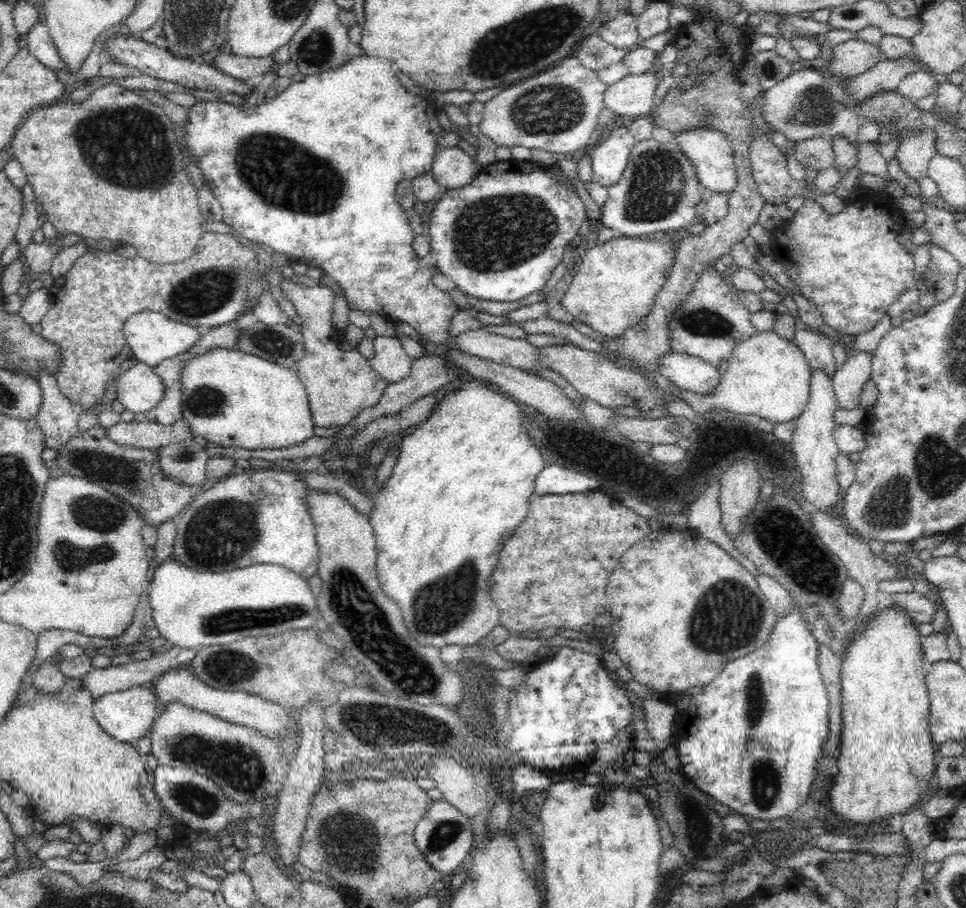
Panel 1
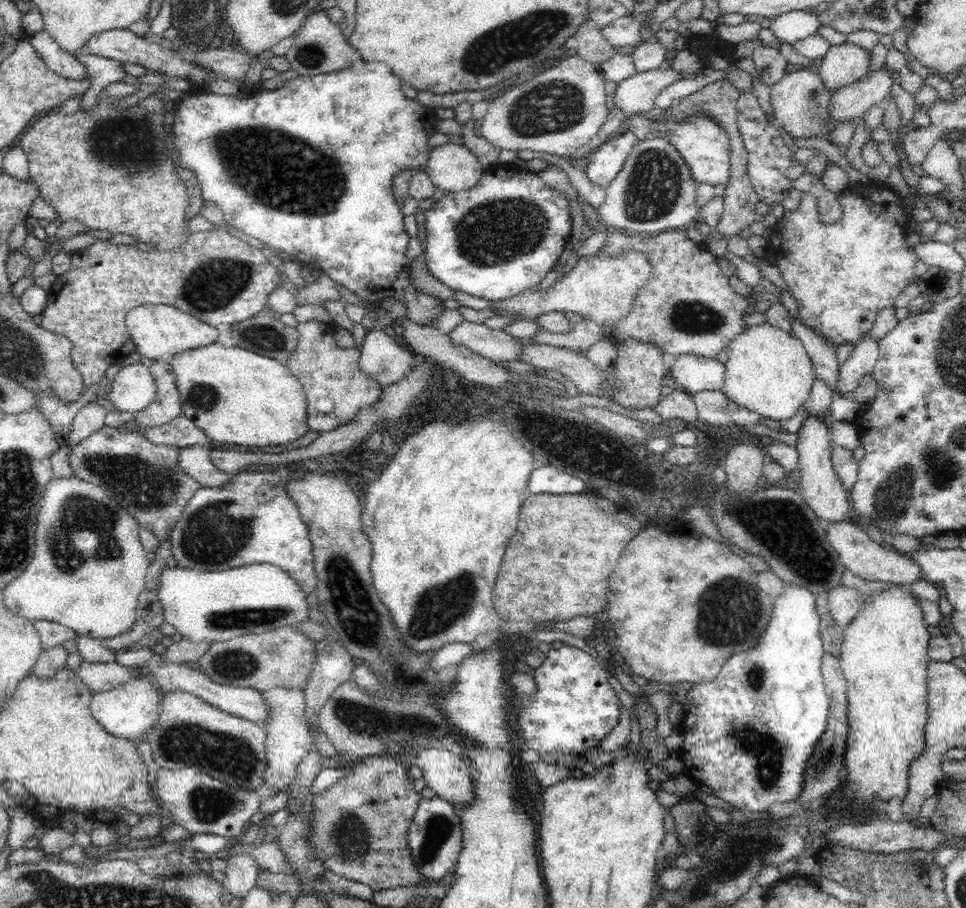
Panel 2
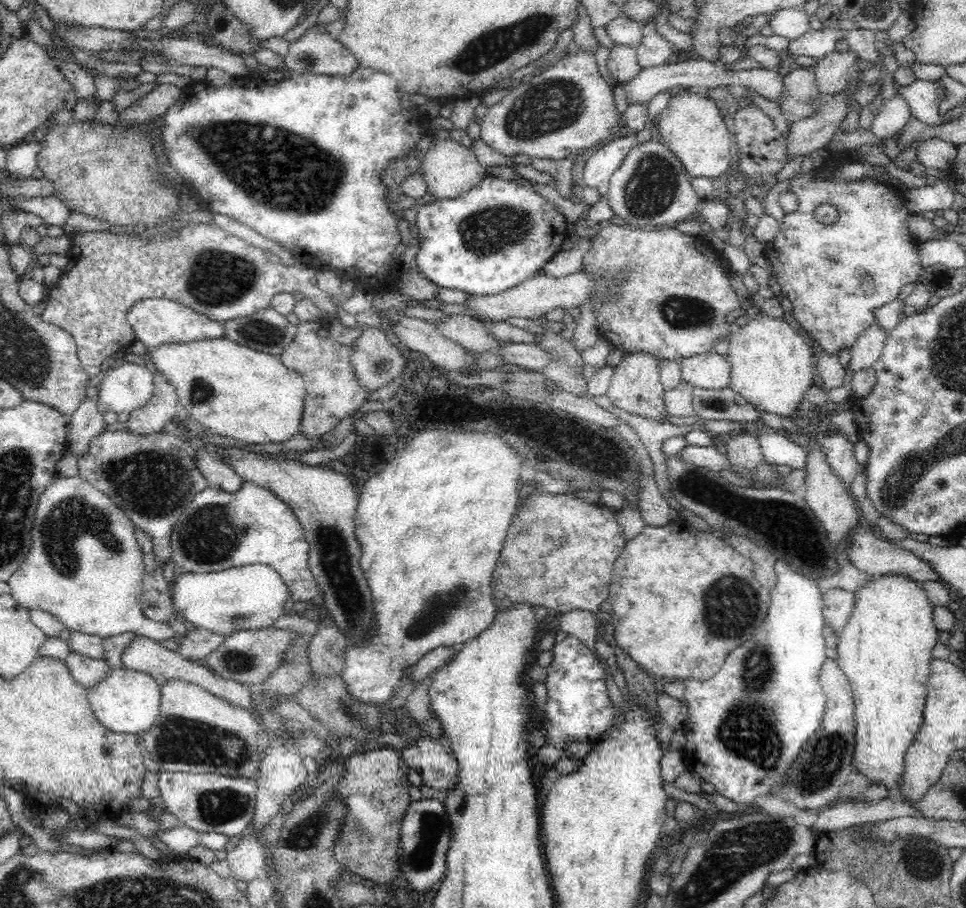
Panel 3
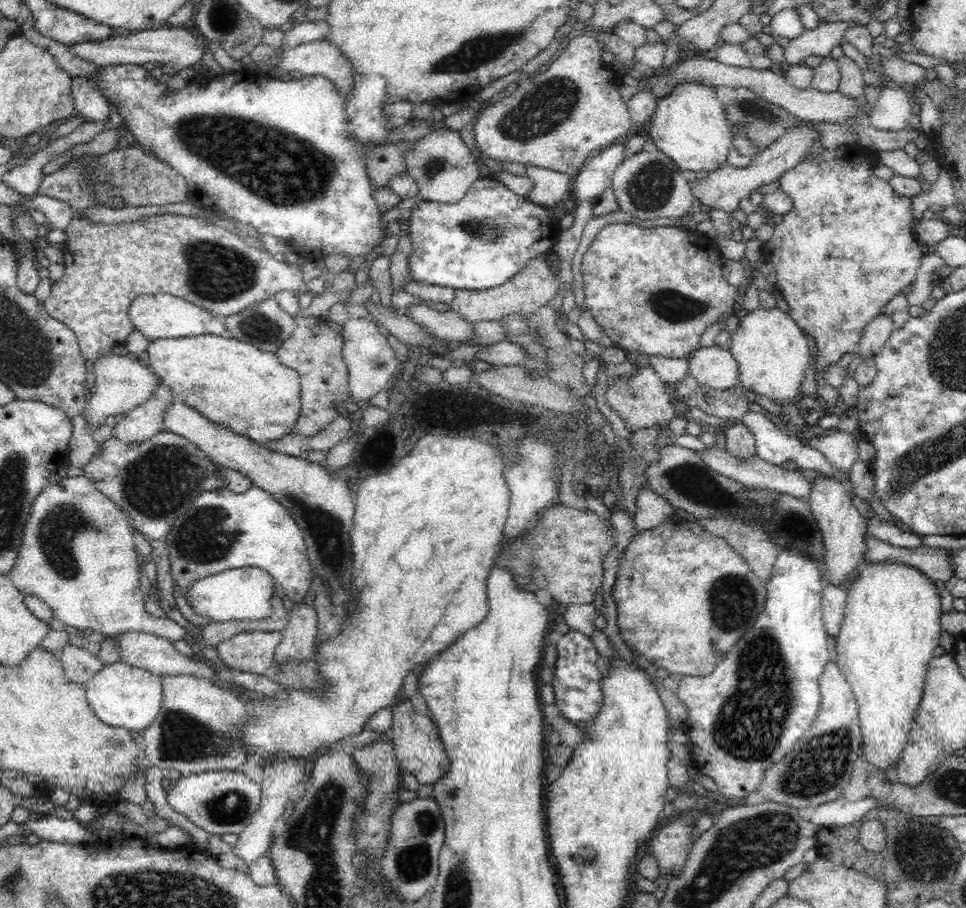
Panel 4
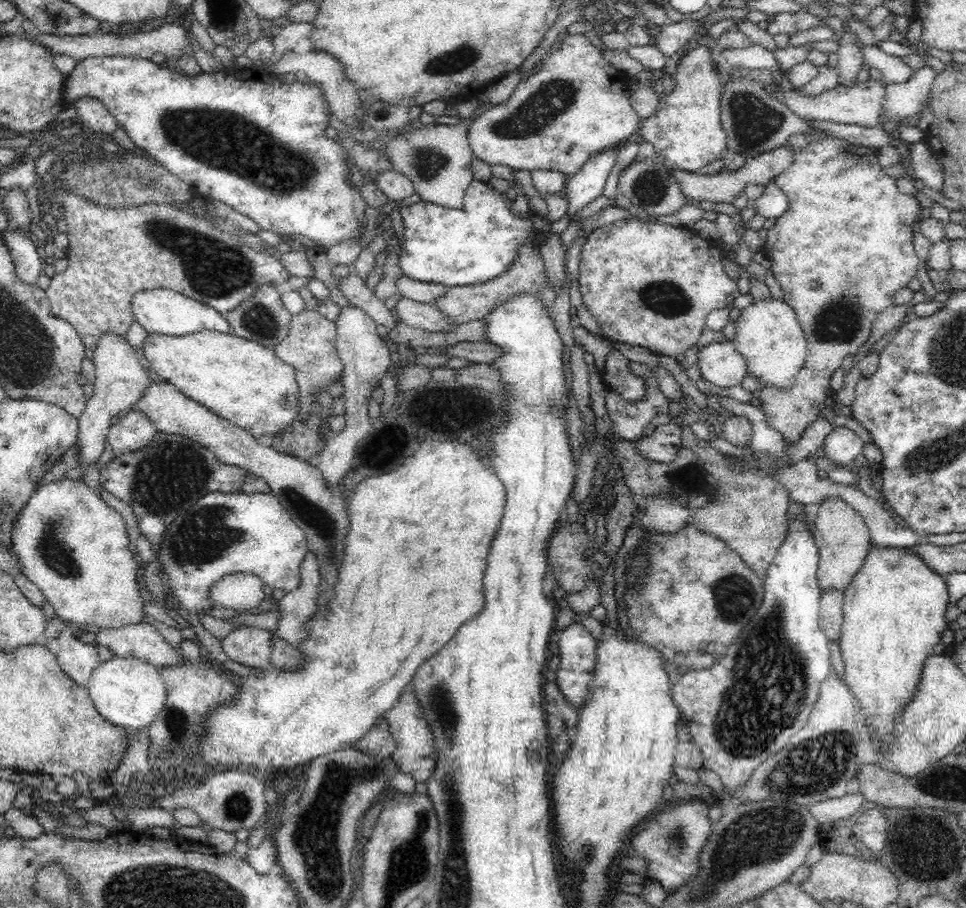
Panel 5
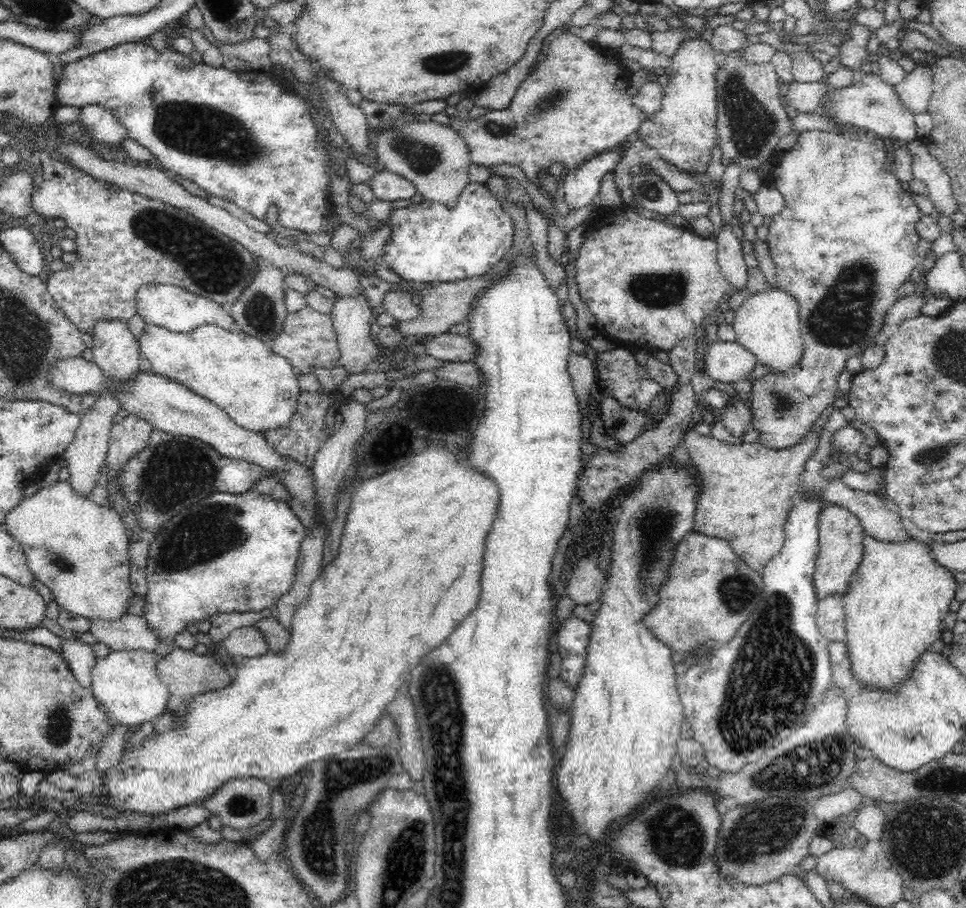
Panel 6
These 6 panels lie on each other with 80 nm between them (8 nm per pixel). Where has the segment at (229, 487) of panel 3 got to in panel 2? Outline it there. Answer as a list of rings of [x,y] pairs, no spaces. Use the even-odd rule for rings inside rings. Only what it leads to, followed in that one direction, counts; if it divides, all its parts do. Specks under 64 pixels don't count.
[[[194,444],[178,448],[177,466],[201,487],[224,486],[234,476],[219,472],[210,462],[211,449]]]

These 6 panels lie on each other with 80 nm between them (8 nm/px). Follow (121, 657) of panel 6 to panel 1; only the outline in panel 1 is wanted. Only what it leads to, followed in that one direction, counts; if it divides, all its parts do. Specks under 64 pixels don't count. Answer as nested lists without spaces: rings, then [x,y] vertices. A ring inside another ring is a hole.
[[[144,685],[104,694],[93,702],[93,717],[98,721],[98,724],[118,742],[131,745],[136,744],[142,736],[149,734],[160,711],[156,695]]]

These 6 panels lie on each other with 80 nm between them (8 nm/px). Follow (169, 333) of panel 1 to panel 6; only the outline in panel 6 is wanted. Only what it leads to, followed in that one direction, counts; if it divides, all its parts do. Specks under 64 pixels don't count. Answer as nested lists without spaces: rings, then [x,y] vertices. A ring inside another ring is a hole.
[[[172,285],[141,286],[136,292],[136,312],[146,325],[156,325],[173,333],[189,333],[202,325],[216,325],[229,331],[234,329],[234,319],[222,309],[222,305]]]

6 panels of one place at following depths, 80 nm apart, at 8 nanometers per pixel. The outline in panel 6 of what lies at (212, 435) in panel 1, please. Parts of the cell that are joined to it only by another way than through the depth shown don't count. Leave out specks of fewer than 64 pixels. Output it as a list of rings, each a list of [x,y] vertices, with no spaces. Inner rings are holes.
[[[146,325],[139,338],[141,356],[150,362],[151,373],[168,377],[188,387],[193,394],[220,408],[241,428],[264,436],[268,430],[284,429],[296,414],[302,394],[293,366],[276,355],[270,344],[239,331],[224,330],[216,325],[202,325],[189,333],[173,333],[156,325]]]

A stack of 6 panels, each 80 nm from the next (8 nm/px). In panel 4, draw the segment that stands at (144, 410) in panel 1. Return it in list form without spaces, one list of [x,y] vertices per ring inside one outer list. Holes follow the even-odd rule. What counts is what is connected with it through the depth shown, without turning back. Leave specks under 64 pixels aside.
[[[108,351],[99,361],[95,362],[94,374],[96,383],[92,389],[87,404],[86,421],[88,425],[105,424],[105,418],[121,413],[128,413],[130,410],[145,404],[155,391],[157,381],[160,379],[149,366],[141,365],[139,360],[132,360],[126,356],[116,356],[114,352]]]

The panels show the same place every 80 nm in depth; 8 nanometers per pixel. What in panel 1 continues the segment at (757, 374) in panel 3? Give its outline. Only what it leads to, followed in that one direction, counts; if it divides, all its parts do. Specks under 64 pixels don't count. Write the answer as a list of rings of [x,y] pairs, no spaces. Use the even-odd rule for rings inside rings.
[[[759,331],[756,336],[736,343],[732,356],[727,360],[728,368],[718,386],[710,395],[698,395],[681,390],[659,371],[640,372],[651,378],[661,389],[676,394],[696,411],[696,414],[722,411],[736,416],[756,416],[774,424],[794,422],[803,414],[809,398],[810,368],[806,357],[795,343],[782,340],[774,331]]]

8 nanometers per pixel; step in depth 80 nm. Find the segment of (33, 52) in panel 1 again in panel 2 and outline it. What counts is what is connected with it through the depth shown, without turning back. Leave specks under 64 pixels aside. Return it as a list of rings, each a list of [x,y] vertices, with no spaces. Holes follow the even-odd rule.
[[[45,30],[34,32],[27,39],[34,48],[36,55],[46,64],[49,70],[68,80],[82,80],[82,78],[87,77],[85,66],[77,58],[73,58],[64,52]]]

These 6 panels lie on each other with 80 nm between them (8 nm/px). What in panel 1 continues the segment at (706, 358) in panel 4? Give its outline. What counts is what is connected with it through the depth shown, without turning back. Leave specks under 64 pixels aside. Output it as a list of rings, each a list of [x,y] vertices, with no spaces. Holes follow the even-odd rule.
[[[672,350],[656,360],[659,373],[681,390],[710,395],[718,386],[718,367],[704,360]]]

